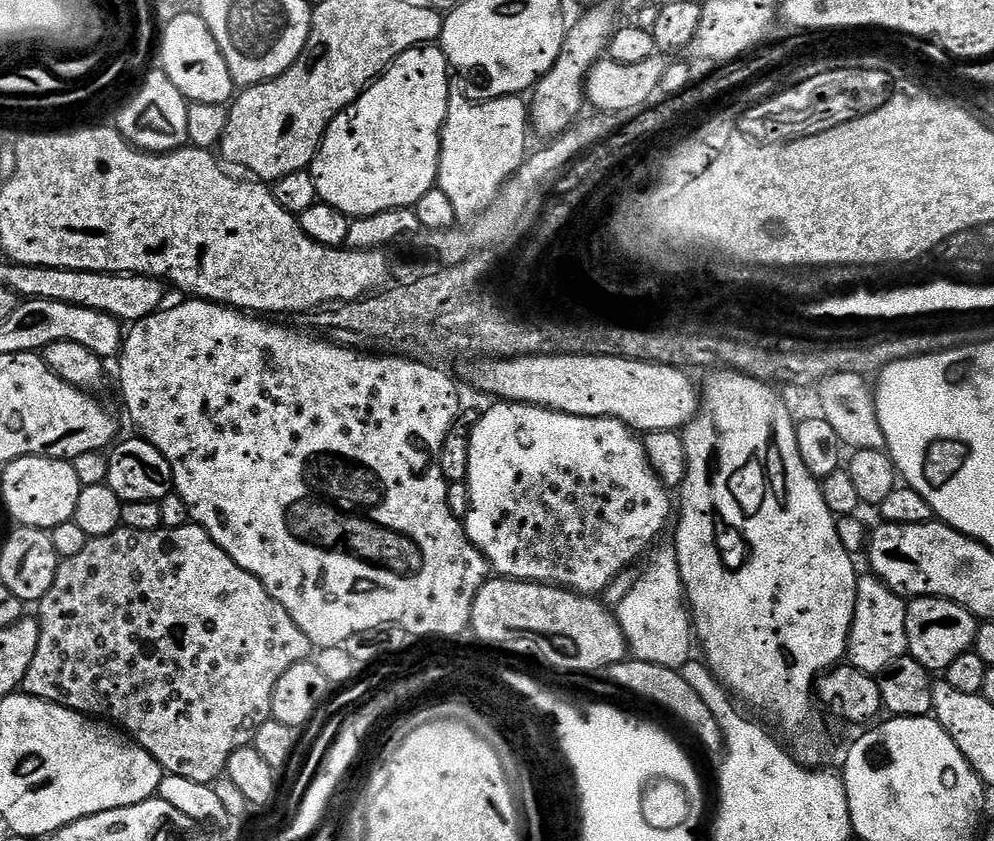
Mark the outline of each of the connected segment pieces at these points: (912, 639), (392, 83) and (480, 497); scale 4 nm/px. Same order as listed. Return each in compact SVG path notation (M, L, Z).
M937 596L915 597L907 605L907 610L907 655L914 657L929 673L947 673L954 658L962 658L962 654L973 651L978 621L970 614L970 610L958 606L953 600L943 600Z
M439 46L411 48L378 79L372 81L355 104L339 112L325 132L316 158L310 165L317 197L342 210L349 218L373 216L395 208L412 208L430 189L437 187L440 135L447 118L450 65Z
M496 402L493 403L493 408L488 408L483 413L479 413L476 425L472 428L472 433L470 434L470 446L468 447L468 478L466 485L468 487L468 512L465 514L462 519L464 525L464 533L470 538L470 542L476 547L484 557L488 560L489 569L497 577L506 579L506 580L525 580L527 584L550 584L557 588L566 588L570 592L579 592L581 596L591 596L595 597L596 592L604 592L660 535L664 532L664 527L669 524L674 516L674 500L670 497L669 489L664 487L663 482L661 482L656 473L652 471L650 462L646 458L646 450L644 449L644 441L633 429L628 428L621 422L621 420L611 420L610 418L590 418L589 416L571 416L565 412L555 412L549 408L539 408L533 404L510 404L507 402Z

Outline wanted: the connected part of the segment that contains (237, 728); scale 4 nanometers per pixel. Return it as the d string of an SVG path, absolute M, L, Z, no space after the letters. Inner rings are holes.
M187 523L177 528L165 528L163 526L155 528L153 532L139 532L138 530L130 530L123 526L116 528L110 534L105 536L93 536L89 539L88 545L74 554L74 558L69 560L60 560L53 586L46 591L45 596L39 600L38 621L40 623L40 633L38 634L38 648L34 650L34 662L30 662L30 670L26 670L24 675L24 683L22 692L25 696L33 696L39 700L45 700L51 704L61 704L64 708L69 708L75 712L83 712L84 715L93 718L108 718L104 716L112 715L117 720L115 723L119 725L123 731L141 748L146 750L146 754L150 754L150 758L154 758L154 762L158 762L160 767L164 769L169 776L177 776L178 778L190 778L190 782L202 782L203 784L215 784L217 780L225 775L228 767L228 759L230 754L234 754L234 750L239 748L247 748L255 741L258 726L269 719L272 711L272 694L274 686L278 682L278 678L286 672L290 666L305 663L309 659L310 653L313 651L313 644L308 641L306 634L302 634L302 630L294 622L294 618L290 618L290 614L286 614L286 610L276 601L274 597L262 586L262 582L258 582L258 578L254 578L254 574L250 574L246 570L242 570L242 566L238 566L238 562L234 562L234 558L230 558L230 554L226 554L218 545L210 538L210 534L206 534L206 530L199 524Z

